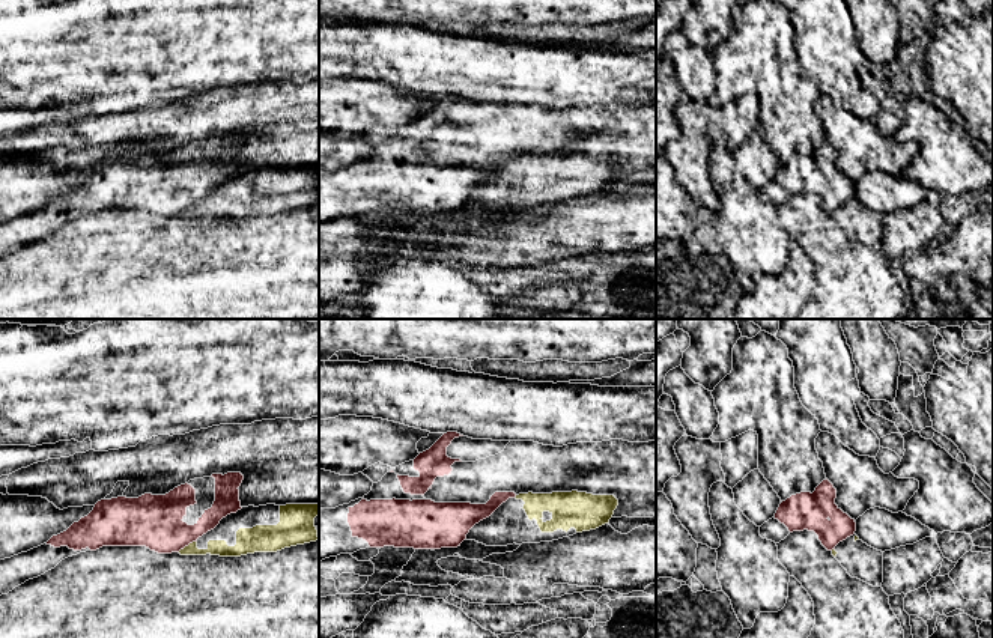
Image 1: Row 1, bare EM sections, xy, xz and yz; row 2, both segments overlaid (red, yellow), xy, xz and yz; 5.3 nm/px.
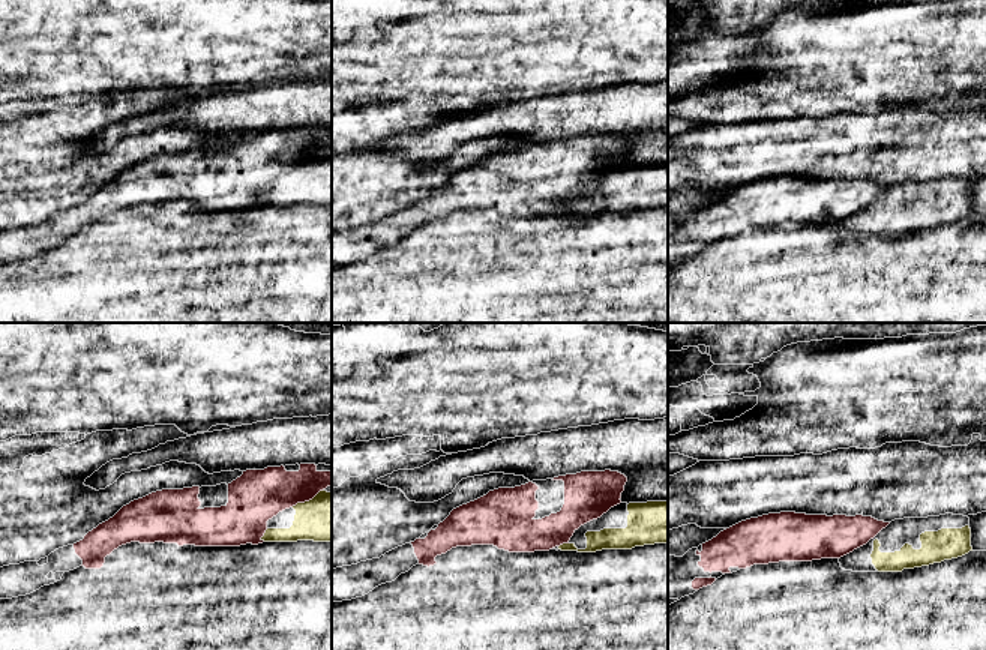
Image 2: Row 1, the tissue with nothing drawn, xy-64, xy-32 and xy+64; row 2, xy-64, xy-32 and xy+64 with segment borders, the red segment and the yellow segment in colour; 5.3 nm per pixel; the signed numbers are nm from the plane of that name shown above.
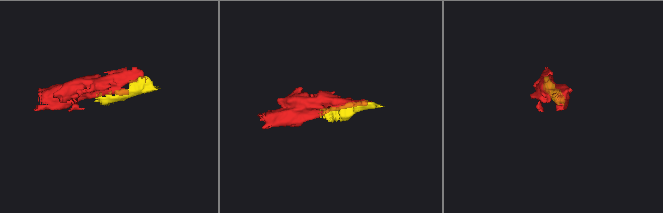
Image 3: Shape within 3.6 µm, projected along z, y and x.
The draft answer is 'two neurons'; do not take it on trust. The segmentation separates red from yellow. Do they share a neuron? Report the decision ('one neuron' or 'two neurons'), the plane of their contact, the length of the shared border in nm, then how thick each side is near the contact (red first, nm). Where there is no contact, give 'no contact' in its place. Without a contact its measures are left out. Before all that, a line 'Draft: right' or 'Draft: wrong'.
Draft: right
two neurons | xy | 120 nm | 280/80 nm

